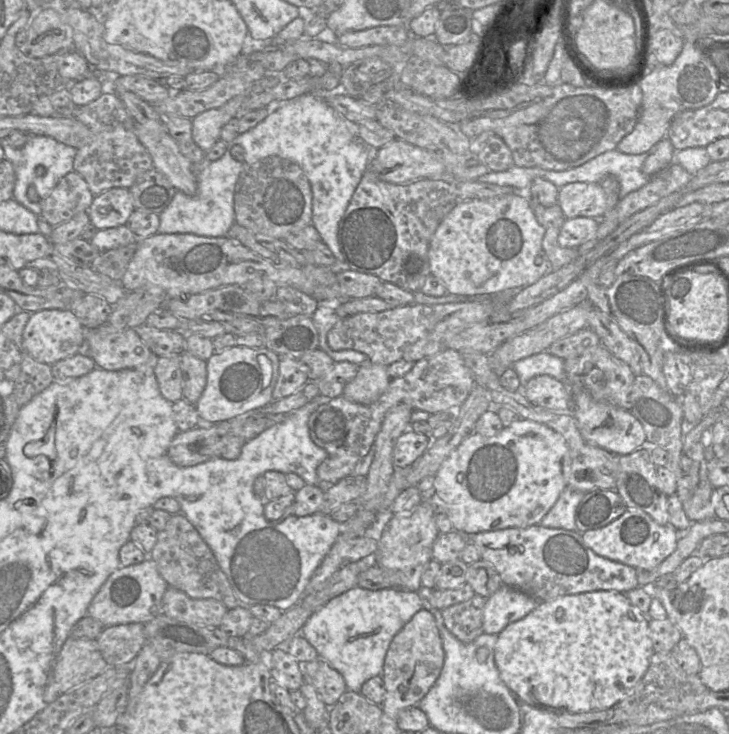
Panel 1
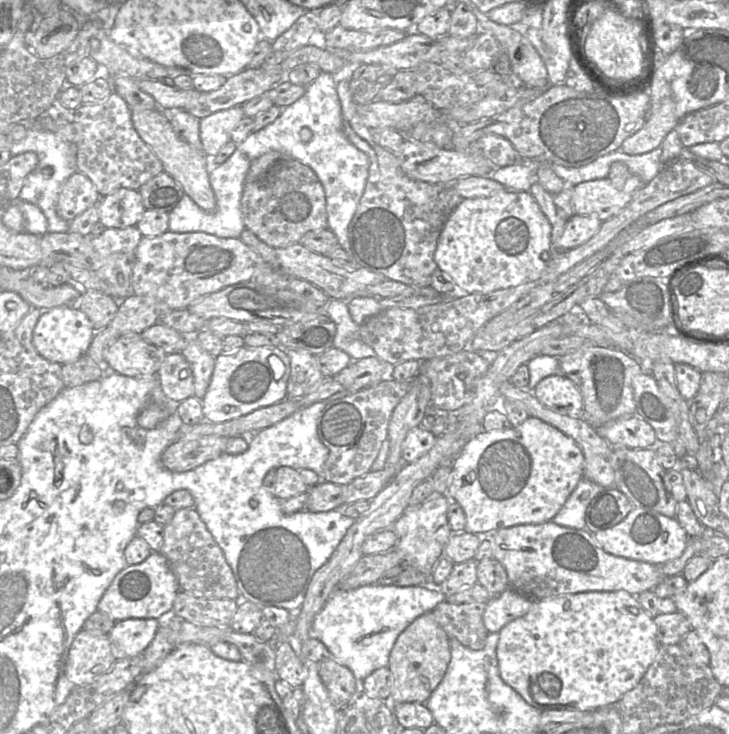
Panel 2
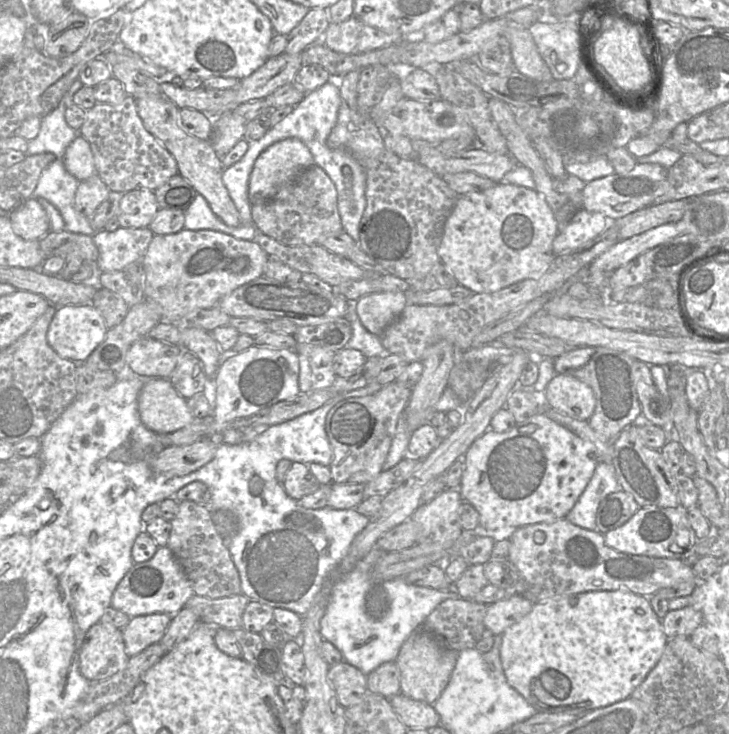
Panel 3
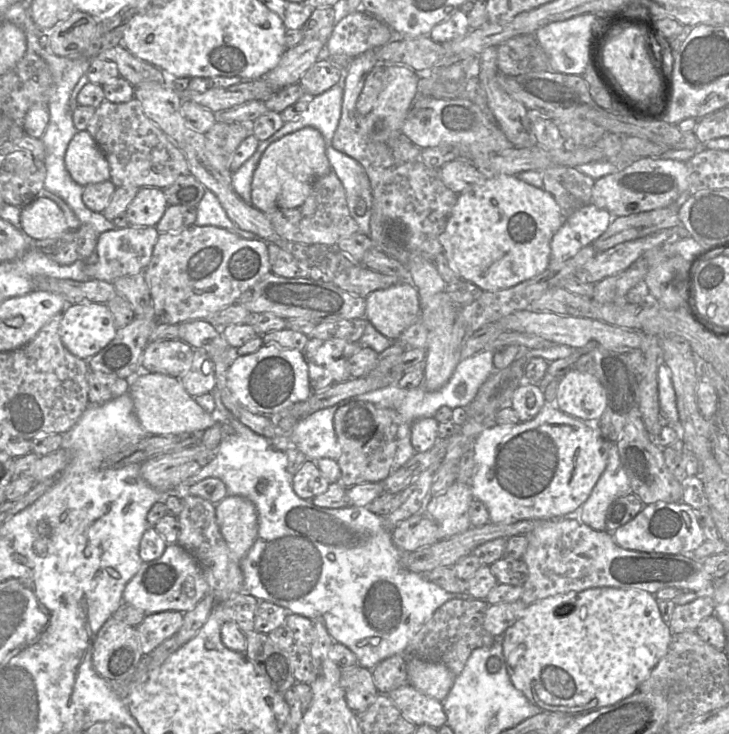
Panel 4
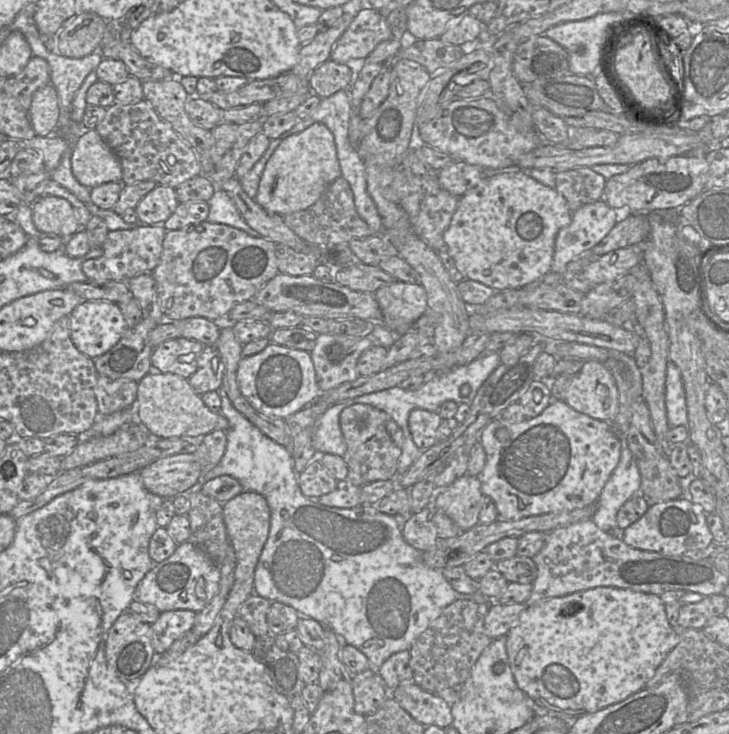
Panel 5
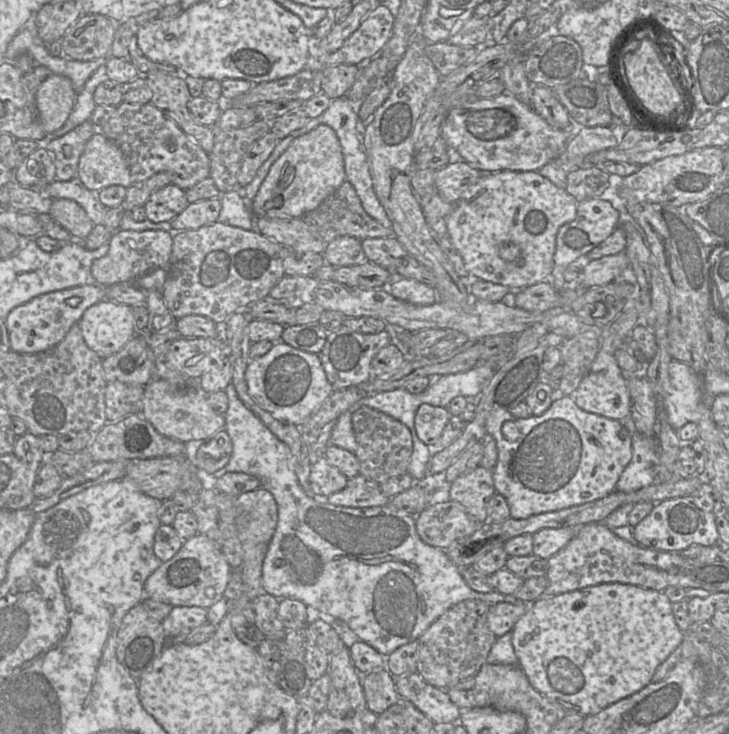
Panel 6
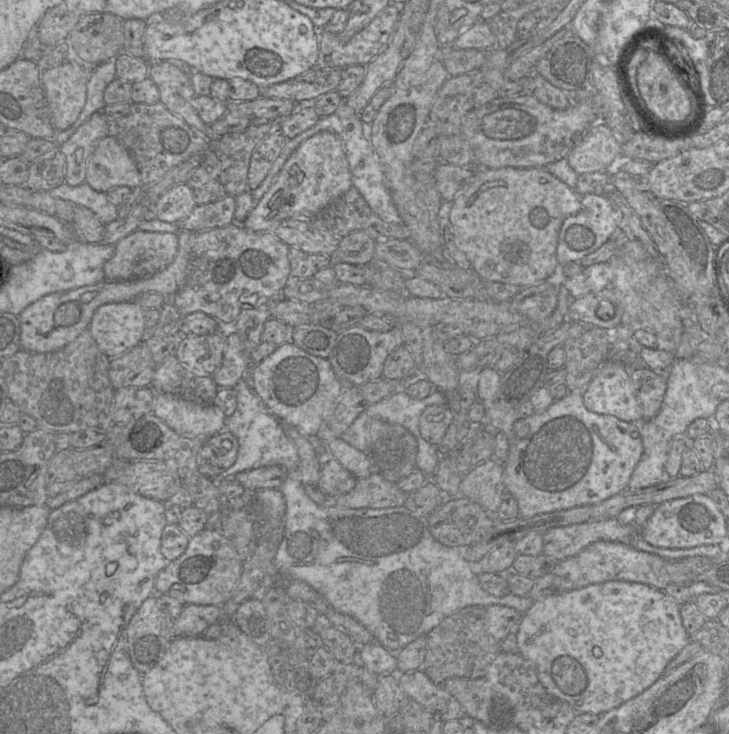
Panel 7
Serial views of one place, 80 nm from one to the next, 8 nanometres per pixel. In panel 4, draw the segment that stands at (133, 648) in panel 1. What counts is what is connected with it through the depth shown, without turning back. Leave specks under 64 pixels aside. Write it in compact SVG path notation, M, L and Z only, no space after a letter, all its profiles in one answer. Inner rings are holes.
M179 611L147 613L136 627L142 654L150 653L165 640L173 637L181 628L183 619L184 613Z

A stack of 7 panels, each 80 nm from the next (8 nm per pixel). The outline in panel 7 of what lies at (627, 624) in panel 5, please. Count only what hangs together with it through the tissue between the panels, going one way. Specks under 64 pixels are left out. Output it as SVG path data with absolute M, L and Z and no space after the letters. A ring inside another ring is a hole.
M623 580L591 584L579 589L554 593L534 601L533 605L521 617L516 636L519 654L535 666L540 683L550 694L569 703L577 714L597 715L619 707L648 689L662 676L667 664L687 645L689 638L683 626L680 605L675 600L663 590L647 584Z

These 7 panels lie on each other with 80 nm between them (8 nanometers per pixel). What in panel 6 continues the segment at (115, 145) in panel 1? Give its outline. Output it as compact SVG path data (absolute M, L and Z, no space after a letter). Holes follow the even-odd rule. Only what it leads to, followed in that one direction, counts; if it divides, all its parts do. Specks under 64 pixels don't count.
M151 103L119 104L110 119L100 126L100 133L113 141L123 152L132 183L167 172L171 176L171 183L185 191L210 176L208 153Z

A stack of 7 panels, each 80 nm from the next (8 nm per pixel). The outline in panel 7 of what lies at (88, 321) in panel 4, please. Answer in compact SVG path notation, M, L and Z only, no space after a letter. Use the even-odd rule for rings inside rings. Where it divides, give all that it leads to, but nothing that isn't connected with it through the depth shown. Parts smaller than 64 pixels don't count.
M135 301L101 305L88 326L98 348L110 359L139 345L147 336L144 309Z

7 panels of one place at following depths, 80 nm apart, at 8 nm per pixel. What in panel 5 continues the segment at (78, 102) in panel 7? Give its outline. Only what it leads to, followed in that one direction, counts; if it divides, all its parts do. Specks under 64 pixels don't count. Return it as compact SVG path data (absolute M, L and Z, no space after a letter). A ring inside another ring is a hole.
M51 83L34 93L28 113L37 136L53 136L57 129L59 105L57 91Z

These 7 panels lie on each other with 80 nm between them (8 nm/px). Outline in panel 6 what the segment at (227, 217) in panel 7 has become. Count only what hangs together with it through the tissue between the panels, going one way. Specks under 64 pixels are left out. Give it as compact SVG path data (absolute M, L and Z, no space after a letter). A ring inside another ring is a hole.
M219 198L189 203L179 215L170 221L170 225L172 229L179 231L198 229L217 222L220 211Z

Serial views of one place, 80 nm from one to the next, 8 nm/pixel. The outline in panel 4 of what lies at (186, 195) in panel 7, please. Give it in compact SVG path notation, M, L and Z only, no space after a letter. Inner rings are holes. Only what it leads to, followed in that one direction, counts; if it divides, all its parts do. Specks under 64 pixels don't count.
M141 188L125 211L130 226L155 227L168 207L160 188Z

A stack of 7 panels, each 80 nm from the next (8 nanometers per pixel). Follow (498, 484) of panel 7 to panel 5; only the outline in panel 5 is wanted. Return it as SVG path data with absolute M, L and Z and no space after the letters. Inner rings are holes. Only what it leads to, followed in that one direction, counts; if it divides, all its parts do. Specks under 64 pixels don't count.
M465 475L439 490L432 504L465 532L479 524L479 512L485 497L479 478Z

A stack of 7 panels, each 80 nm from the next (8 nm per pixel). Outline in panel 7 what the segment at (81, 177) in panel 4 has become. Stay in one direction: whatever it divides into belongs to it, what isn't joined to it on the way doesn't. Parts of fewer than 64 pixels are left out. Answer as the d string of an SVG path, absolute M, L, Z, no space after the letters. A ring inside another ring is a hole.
M116 138L100 139L86 163L85 182L98 192L127 186L131 189L141 185L136 162L127 148Z

